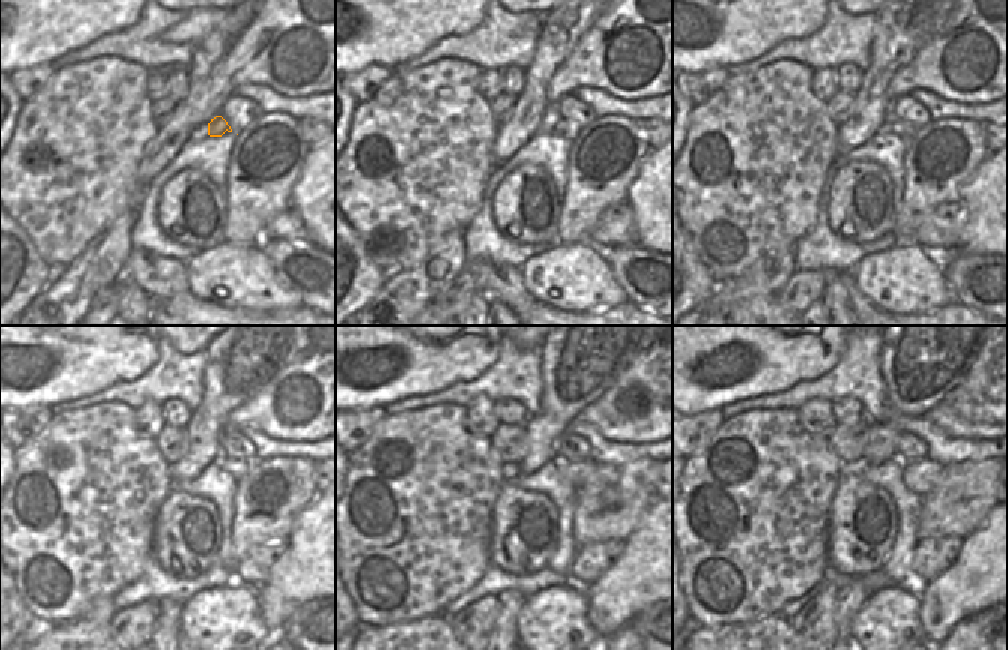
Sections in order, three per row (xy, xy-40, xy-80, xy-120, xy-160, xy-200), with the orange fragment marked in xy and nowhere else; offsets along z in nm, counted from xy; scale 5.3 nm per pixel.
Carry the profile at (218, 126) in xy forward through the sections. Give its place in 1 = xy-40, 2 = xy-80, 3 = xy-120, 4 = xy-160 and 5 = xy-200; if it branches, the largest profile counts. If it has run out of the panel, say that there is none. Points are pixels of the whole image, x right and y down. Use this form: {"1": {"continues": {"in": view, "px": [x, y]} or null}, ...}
{"1": {"continues": {"in": "xy-40", "px": [567, 129]}}, "2": {"continues": {"in": "xy-80", "px": [905, 129]}}, "3": {"continues": {"in": "xy-120", "px": [237, 469]}}, "4": {"continues": {"in": "xy-160", "px": [576, 472]}}, "5": {"continues": {"in": "xy-200", "px": [918, 476]}}}

